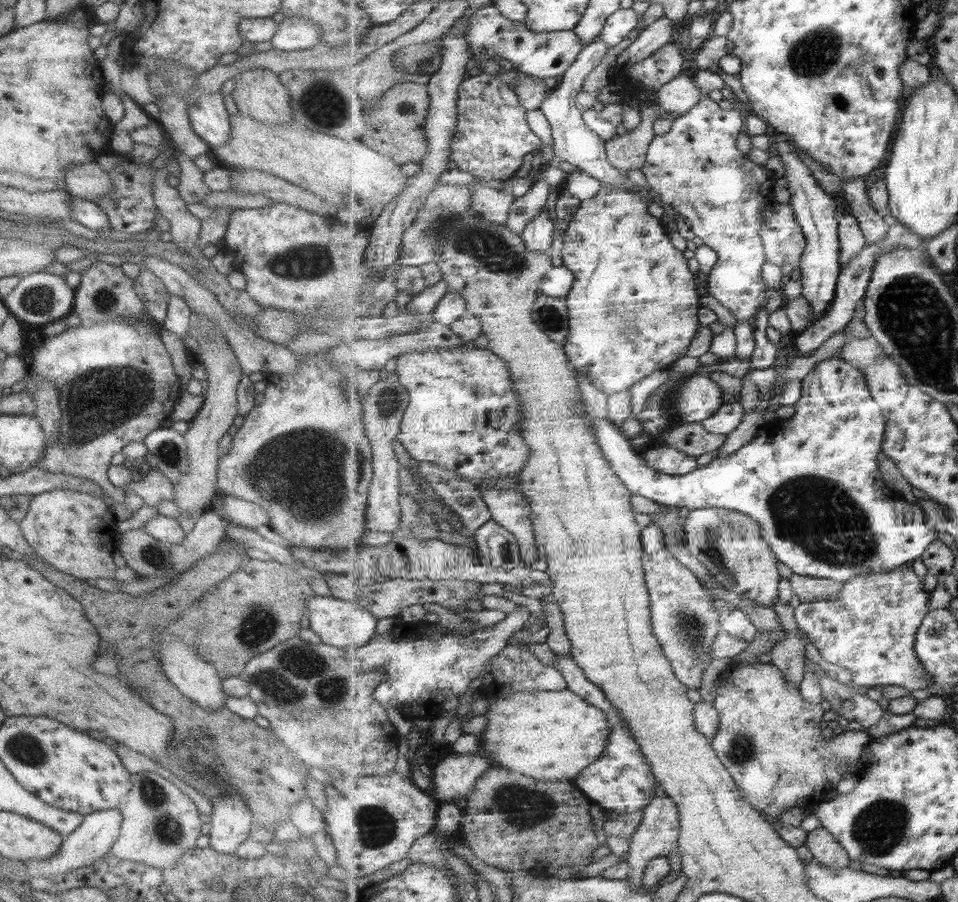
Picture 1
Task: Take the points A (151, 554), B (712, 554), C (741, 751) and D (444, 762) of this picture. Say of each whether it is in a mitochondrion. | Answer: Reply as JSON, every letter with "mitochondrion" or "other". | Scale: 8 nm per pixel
{"A":"mitochondrion","B":"mitochondrion","C":"mitochondrion","D":"other"}

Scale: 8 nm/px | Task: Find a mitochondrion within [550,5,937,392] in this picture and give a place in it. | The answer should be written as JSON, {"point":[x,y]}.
{"point":[814,54]}

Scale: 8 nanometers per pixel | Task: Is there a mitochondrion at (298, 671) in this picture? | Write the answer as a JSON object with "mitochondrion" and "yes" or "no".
{"mitochondrion":"yes"}

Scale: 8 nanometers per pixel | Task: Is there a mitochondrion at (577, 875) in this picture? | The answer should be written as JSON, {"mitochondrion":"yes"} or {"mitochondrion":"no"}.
{"mitochondrion":"no"}

